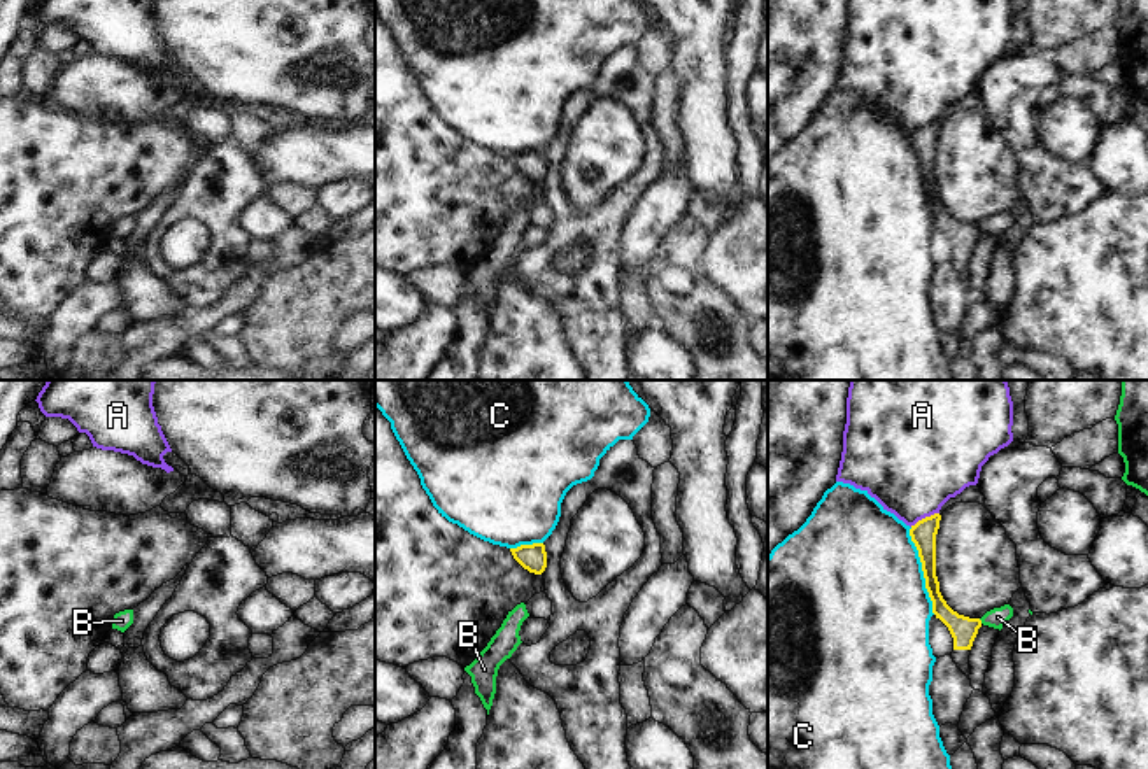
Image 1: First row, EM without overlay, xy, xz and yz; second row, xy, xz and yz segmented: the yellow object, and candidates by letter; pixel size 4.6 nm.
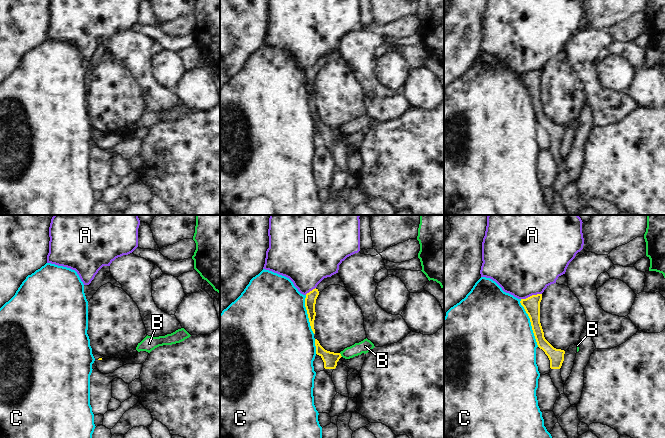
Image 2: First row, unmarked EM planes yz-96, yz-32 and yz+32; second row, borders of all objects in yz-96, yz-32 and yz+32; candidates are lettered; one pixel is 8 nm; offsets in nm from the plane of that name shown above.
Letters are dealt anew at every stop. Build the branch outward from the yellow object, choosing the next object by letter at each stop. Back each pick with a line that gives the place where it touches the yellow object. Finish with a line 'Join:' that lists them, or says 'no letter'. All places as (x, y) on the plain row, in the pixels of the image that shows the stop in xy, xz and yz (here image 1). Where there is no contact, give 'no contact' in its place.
Join: no letter

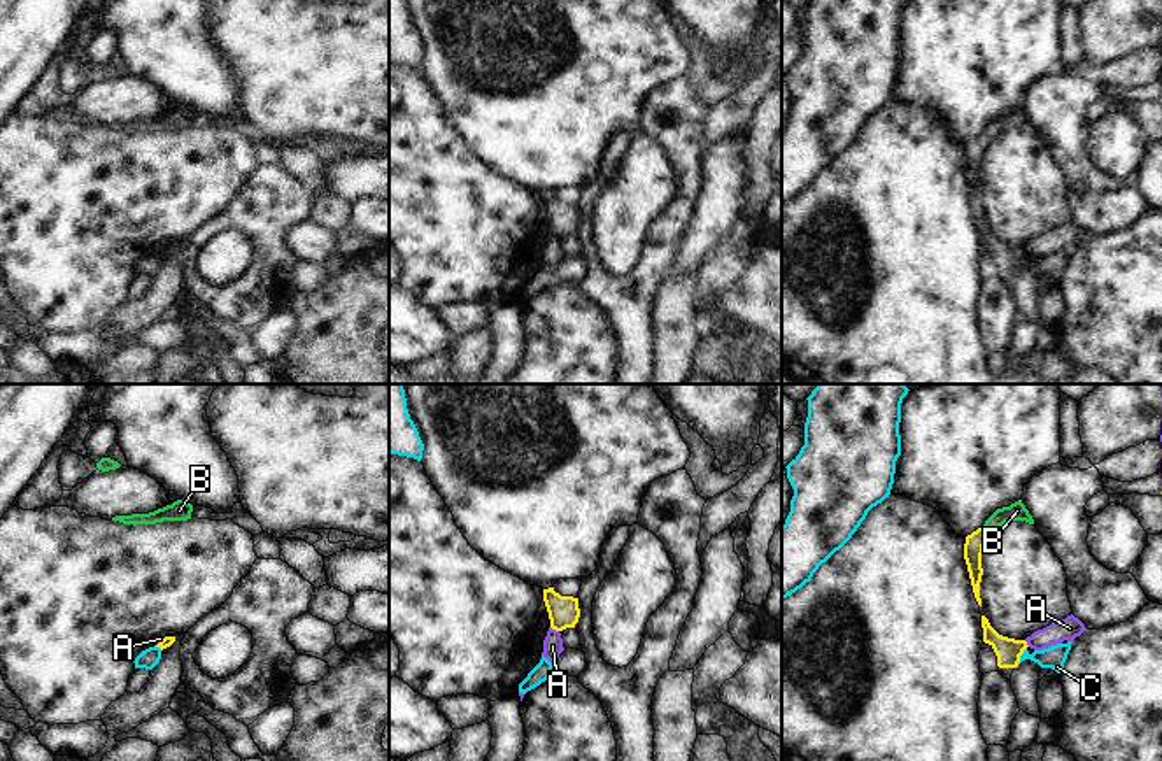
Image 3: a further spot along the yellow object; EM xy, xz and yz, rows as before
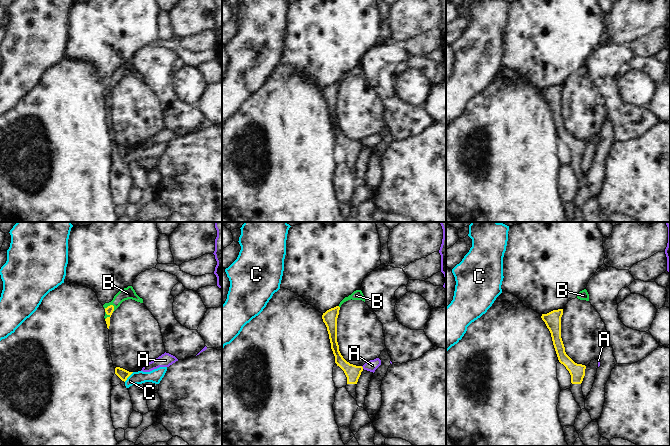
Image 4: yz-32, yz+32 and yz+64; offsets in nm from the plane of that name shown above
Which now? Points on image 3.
B: meets yellow in yz at (985, 137)
Join: B

